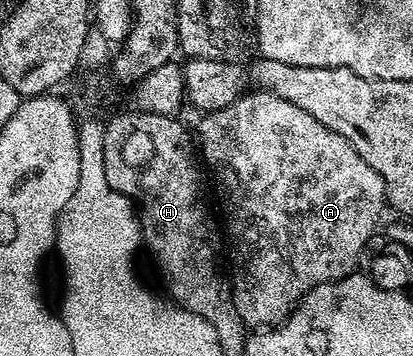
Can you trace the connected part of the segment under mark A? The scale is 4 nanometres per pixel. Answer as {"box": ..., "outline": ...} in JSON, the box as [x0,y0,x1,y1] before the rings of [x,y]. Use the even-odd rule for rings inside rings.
{"box":[199,91,387,329],"outline":[[[250,91],[250,92],[249,92],[249,94],[247,94],[247,95],[240,95],[240,96],[239,96],[239,97],[238,97],[238,99],[237,99],[237,100],[235,100],[235,101],[234,101],[234,103],[232,103],[232,104],[231,104],[231,105],[227,105],[227,106],[226,106],[226,107],[224,107],[224,108],[223,108],[223,109],[219,109],[219,110],[218,110],[218,111],[211,111],[211,112],[208,112],[208,114],[206,114],[206,115],[205,115],[205,116],[204,116],[204,118],[202,118],[202,119],[205,119],[205,120],[203,120],[203,121],[202,121],[202,123],[201,123],[201,143],[200,143],[200,139],[199,139],[199,155],[200,155],[200,158],[201,158],[201,159],[202,159],[202,160],[203,160],[203,163],[204,163],[204,166],[205,166],[205,167],[206,167],[206,168],[207,168],[207,171],[208,171],[208,167],[207,167],[207,166],[209,166],[209,171],[210,171],[210,173],[211,173],[211,174],[213,174],[213,183],[214,183],[214,185],[215,185],[215,186],[217,186],[217,199],[218,199],[218,201],[219,201],[219,202],[221,202],[221,215],[222,215],[222,217],[223,217],[223,218],[225,218],[225,231],[226,231],[226,233],[227,233],[227,234],[229,234],[229,255],[230,255],[230,257],[231,257],[231,258],[233,258],[233,283],[232,283],[232,279],[231,279],[231,294],[232,294],[232,297],[233,297],[233,304],[234,304],[234,305],[235,305],[235,309],[236,309],[236,310],[237,310],[237,312],[238,312],[238,313],[239,313],[239,317],[240,317],[240,318],[241,318],[241,319],[242,319],[242,321],[244,321],[244,322],[245,322],[245,326],[246,326],[246,328],[249,328],[249,329],[272,329],[272,328],[274,328],[274,327],[276,327],[276,326],[278,326],[278,325],[280,325],[280,324],[282,324],[282,323],[284,323],[284,322],[285,322],[285,320],[286,320],[286,319],[288,319],[288,318],[289,318],[289,315],[290,315],[290,313],[292,313],[292,312],[293,312],[293,310],[294,310],[294,309],[295,309],[295,308],[297,308],[297,305],[298,305],[298,303],[300,303],[300,302],[301,302],[301,299],[302,299],[302,297],[304,297],[304,296],[305,296],[305,295],[306,295],[306,294],[307,294],[307,293],[311,293],[311,289],[315,289],[315,288],[316,288],[316,287],[318,287],[318,286],[319,286],[319,285],[323,285],[323,284],[324,284],[324,283],[334,283],[334,282],[335,282],[335,281],[339,281],[339,280],[340,280],[340,279],[342,279],[342,278],[343,278],[343,277],[347,277],[347,276],[348,276],[348,275],[351,275],[351,274],[354,274],[354,272],[356,272],[356,271],[357,271],[357,270],[358,270],[358,267],[357,267],[357,262],[359,262],[359,261],[360,261],[360,262],[362,262],[362,259],[363,259],[363,256],[364,256],[364,253],[365,253],[365,248],[366,248],[366,247],[368,247],[368,246],[370,246],[370,243],[371,243],[371,240],[372,240],[372,239],[369,239],[369,238],[371,238],[371,237],[372,237],[372,235],[373,235],[373,230],[375,230],[375,229],[376,229],[376,227],[377,227],[377,222],[379,222],[379,221],[380,221],[380,219],[381,219],[381,210],[383,210],[383,209],[384,209],[384,210],[386,210],[386,207],[387,207],[387,200],[386,200],[386,198],[385,198],[385,186],[384,186],[384,185],[383,185],[383,177],[379,177],[379,173],[375,173],[375,169],[371,169],[371,165],[367,165],[367,161],[363,161],[363,157],[359,157],[359,153],[355,153],[355,149],[354,149],[354,148],[353,148],[353,147],[352,147],[352,145],[351,145],[351,144],[349,144],[349,142],[347,142],[347,140],[346,140],[346,139],[344,139],[344,138],[343,138],[343,137],[339,137],[339,133],[331,133],[331,129],[327,129],[327,125],[319,125],[319,121],[315,121],[315,117],[311,117],[311,113],[303,113],[303,109],[299,109],[299,105],[291,105],[291,101],[283,101],[283,97],[275,97],[275,96],[274,96],[274,95],[272,95],[272,94],[271,94],[271,93],[267,93],[267,92],[266,92],[266,91]]]}

